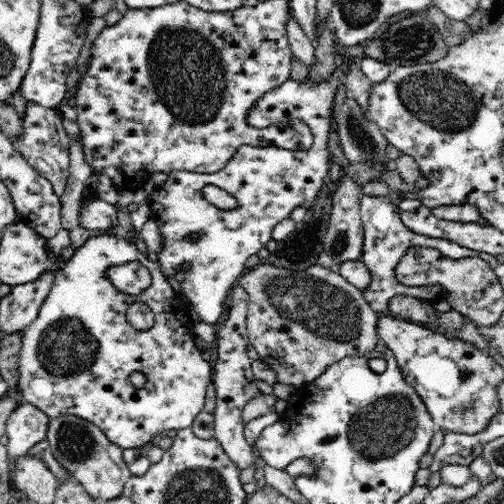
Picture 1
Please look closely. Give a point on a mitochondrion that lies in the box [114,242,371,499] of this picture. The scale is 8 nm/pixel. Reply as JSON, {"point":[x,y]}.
{"point":[311,300]}

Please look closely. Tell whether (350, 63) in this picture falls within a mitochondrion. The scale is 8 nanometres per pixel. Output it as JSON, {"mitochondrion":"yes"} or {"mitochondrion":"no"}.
{"mitochondrion":"no"}

